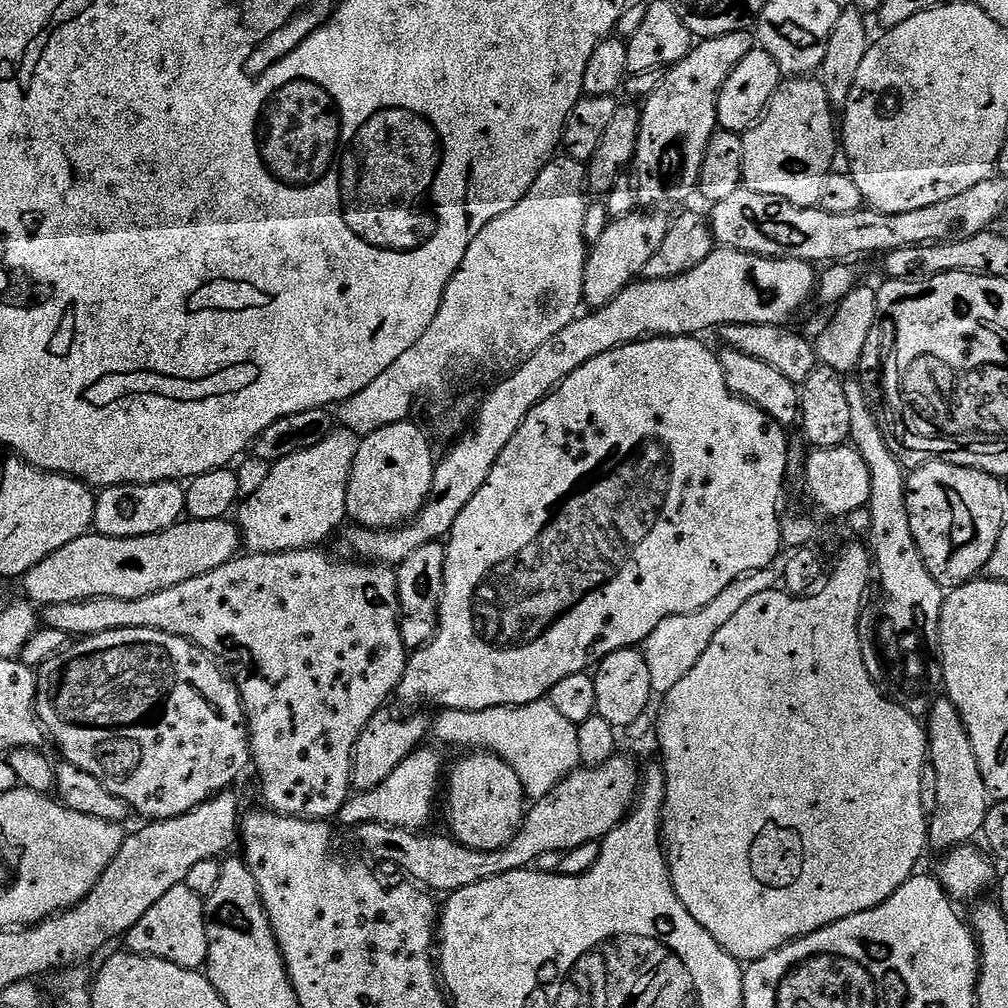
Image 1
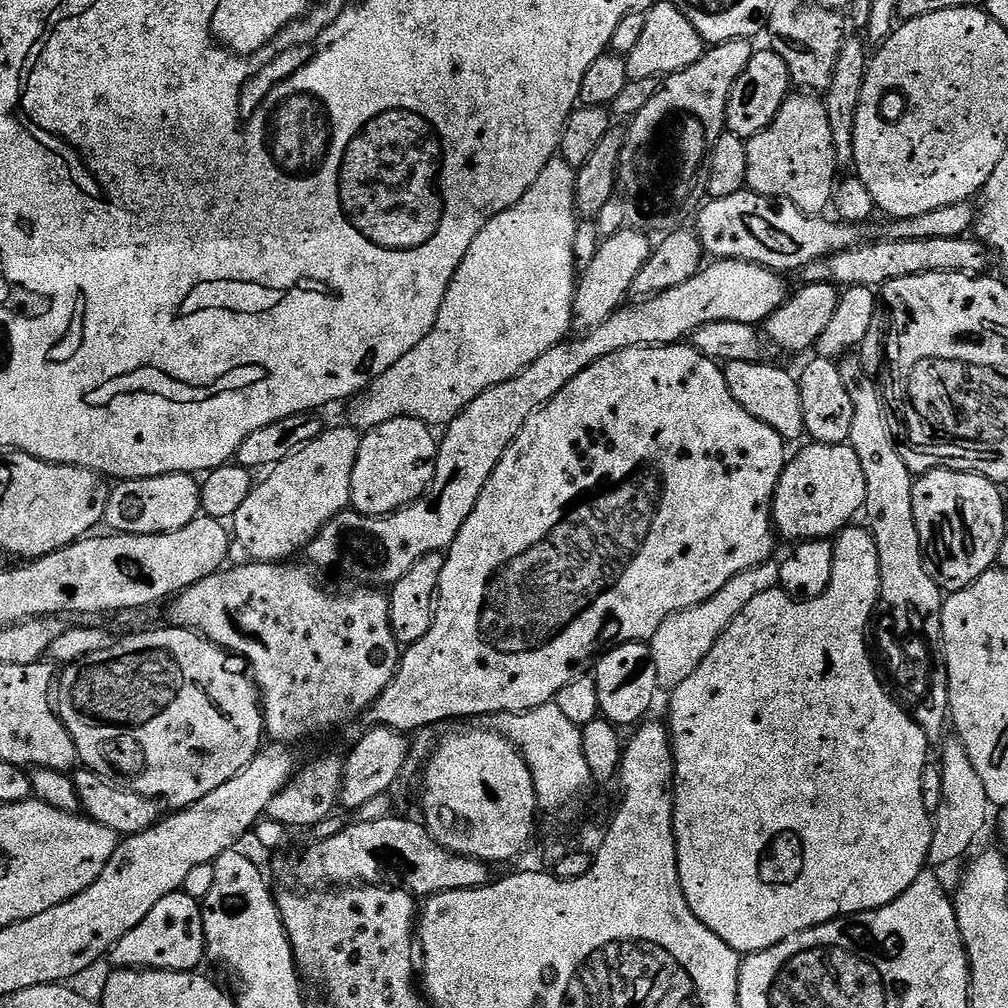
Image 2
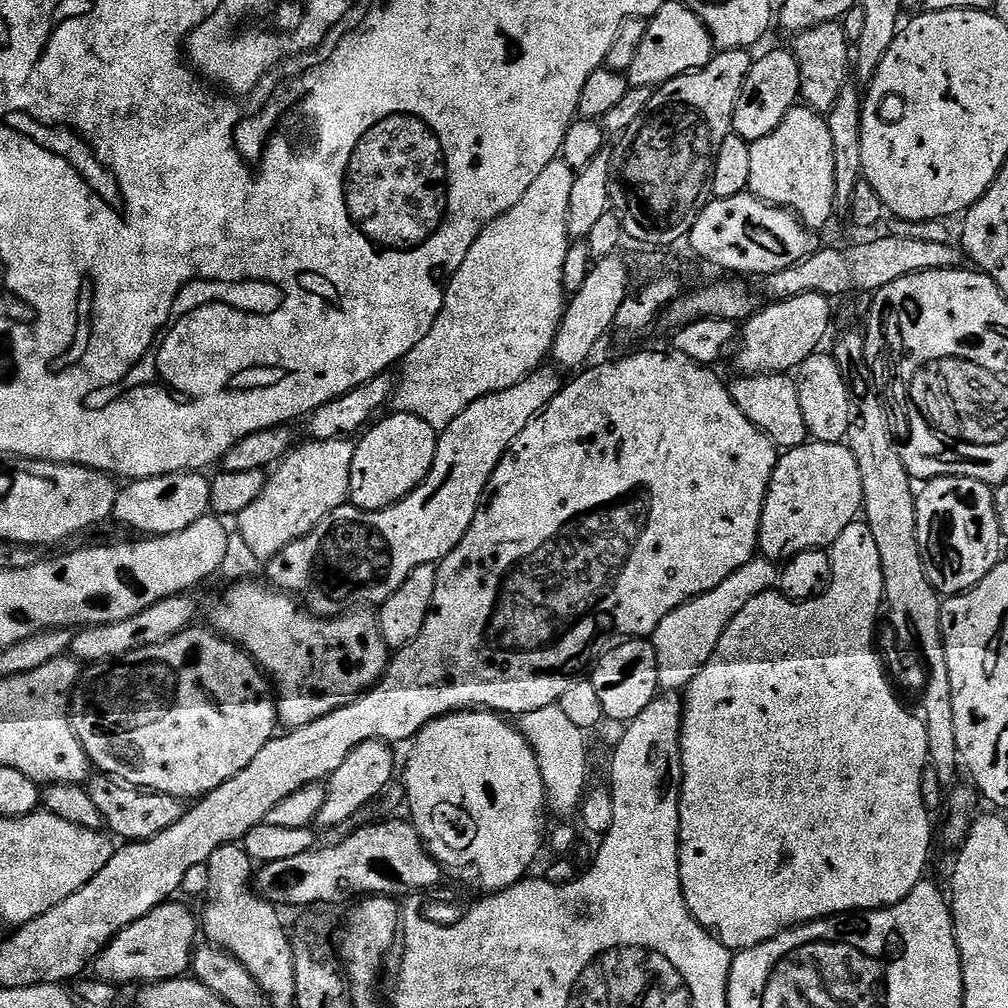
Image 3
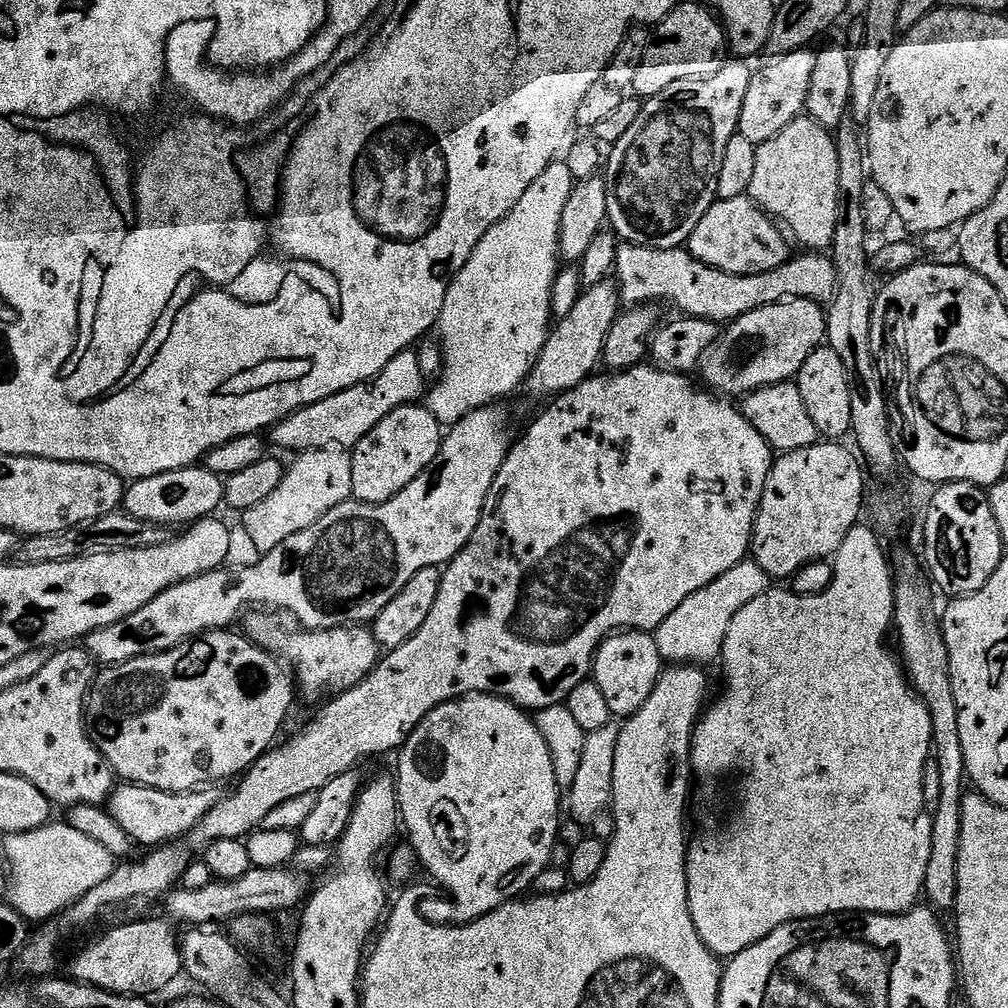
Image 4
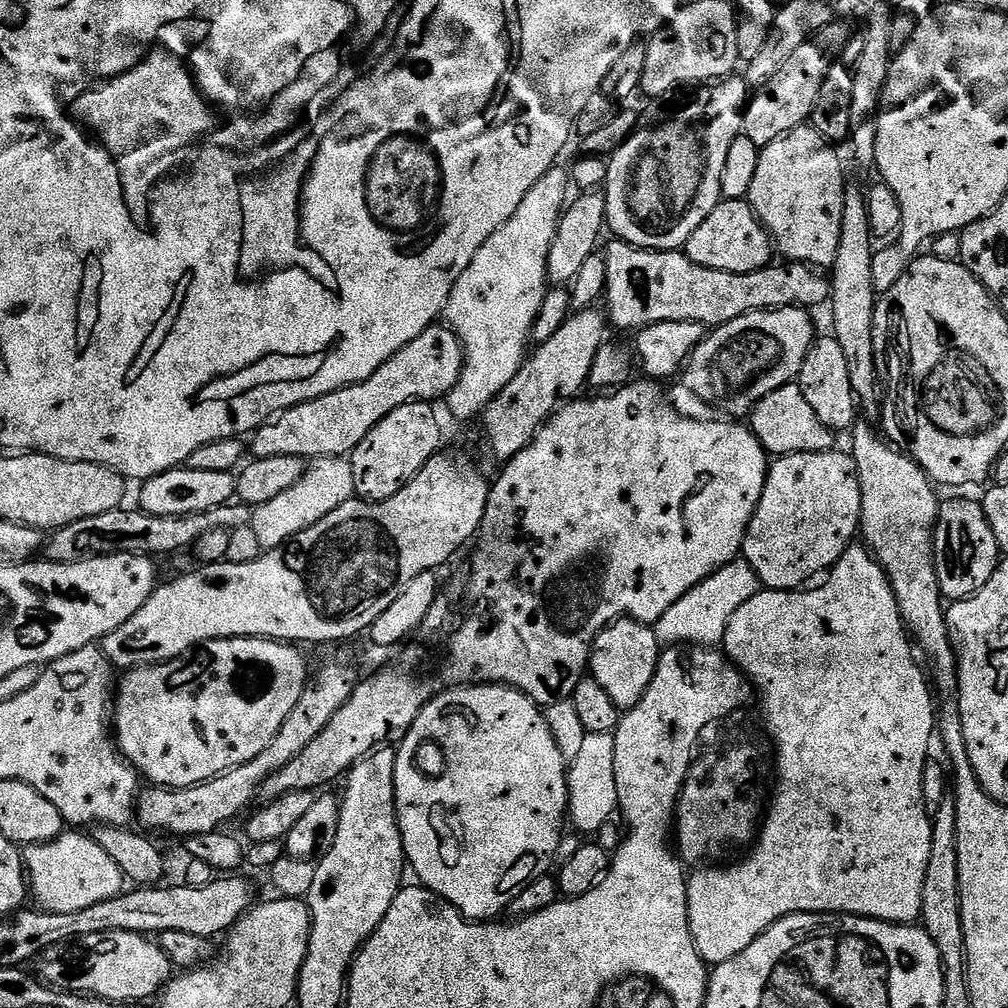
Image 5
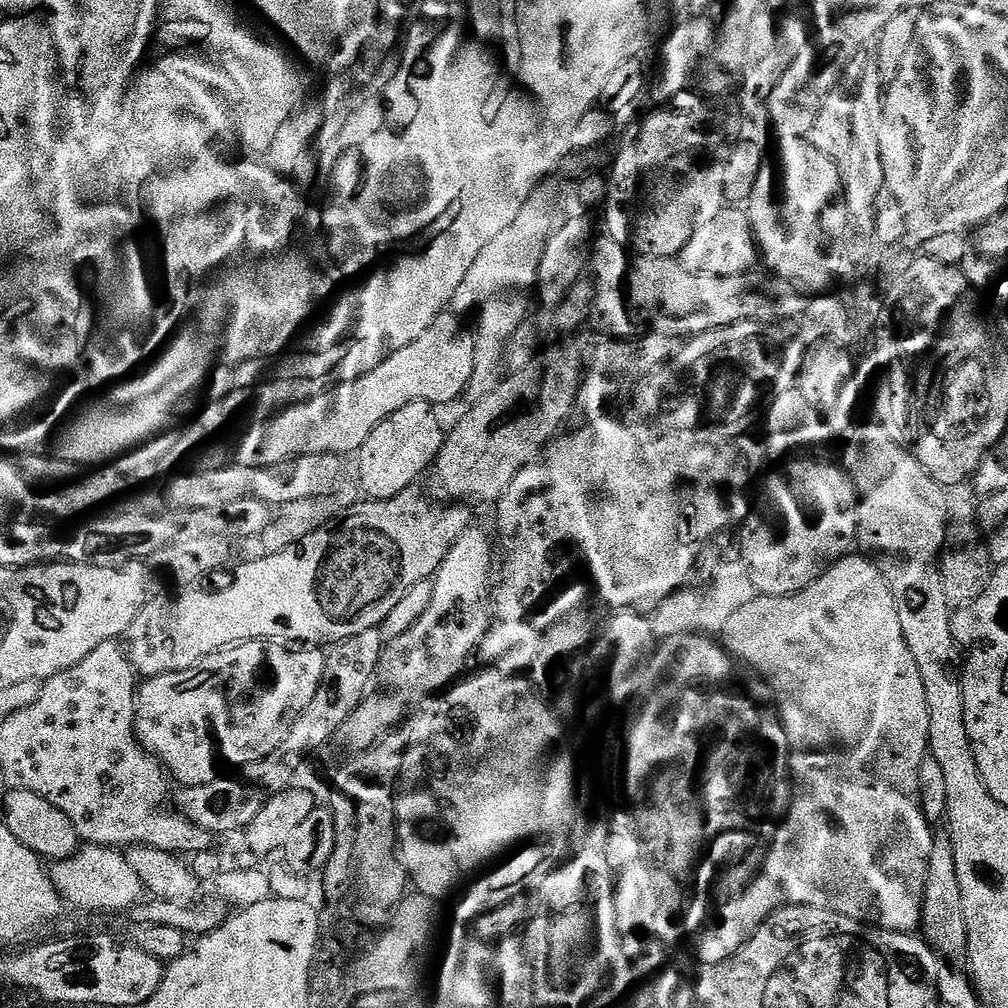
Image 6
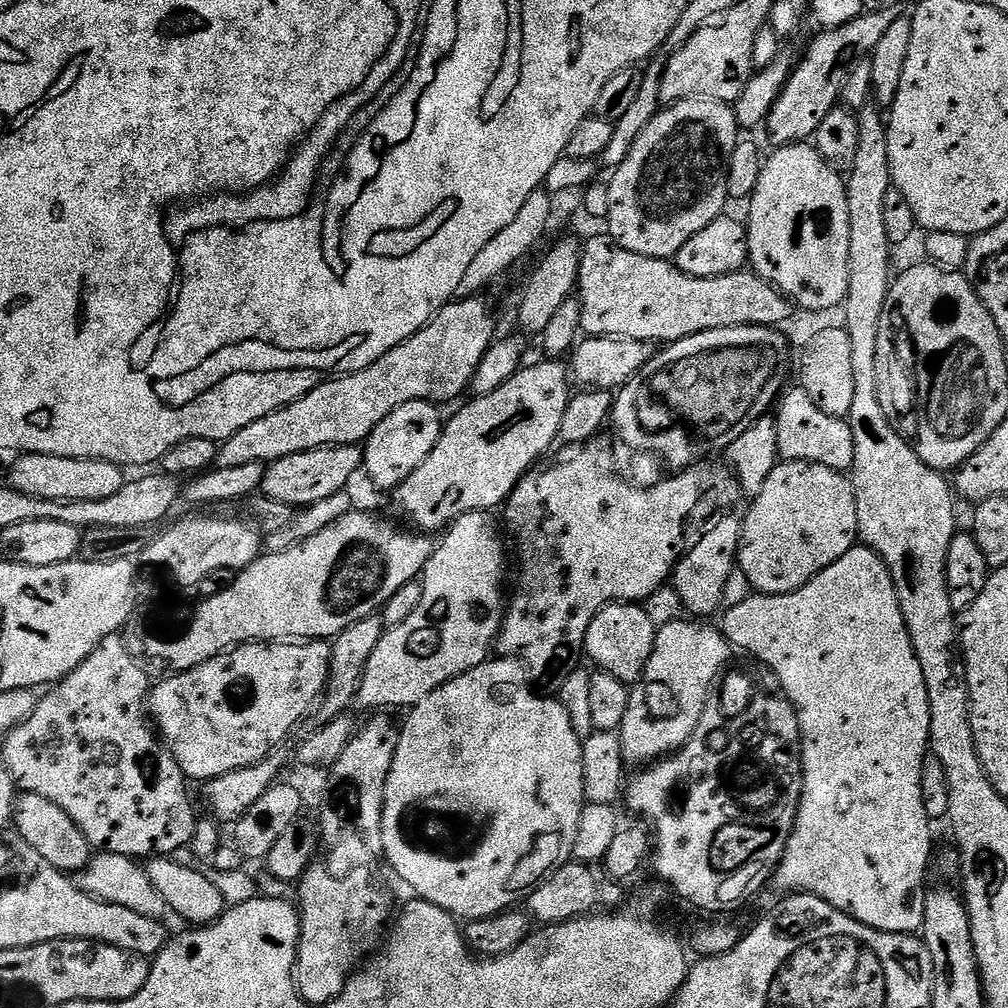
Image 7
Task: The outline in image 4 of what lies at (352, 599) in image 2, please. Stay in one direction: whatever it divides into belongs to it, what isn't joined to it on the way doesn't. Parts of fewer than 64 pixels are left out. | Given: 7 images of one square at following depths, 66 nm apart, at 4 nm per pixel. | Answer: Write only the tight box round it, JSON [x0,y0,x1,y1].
[243,610,377,701]

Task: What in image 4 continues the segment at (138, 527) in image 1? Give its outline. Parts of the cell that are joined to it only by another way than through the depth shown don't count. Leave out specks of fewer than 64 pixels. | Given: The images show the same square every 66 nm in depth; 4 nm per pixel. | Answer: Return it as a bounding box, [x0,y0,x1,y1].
[123,466,224,526]

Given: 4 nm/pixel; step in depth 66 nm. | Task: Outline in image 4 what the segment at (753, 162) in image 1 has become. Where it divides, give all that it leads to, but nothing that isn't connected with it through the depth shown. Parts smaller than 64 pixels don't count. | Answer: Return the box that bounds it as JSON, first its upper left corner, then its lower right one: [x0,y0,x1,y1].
[748,118,838,249]

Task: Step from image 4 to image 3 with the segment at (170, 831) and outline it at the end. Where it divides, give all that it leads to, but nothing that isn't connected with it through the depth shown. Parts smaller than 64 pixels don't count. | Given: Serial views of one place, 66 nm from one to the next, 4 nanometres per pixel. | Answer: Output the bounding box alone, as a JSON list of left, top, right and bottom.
[87,778,186,842]

